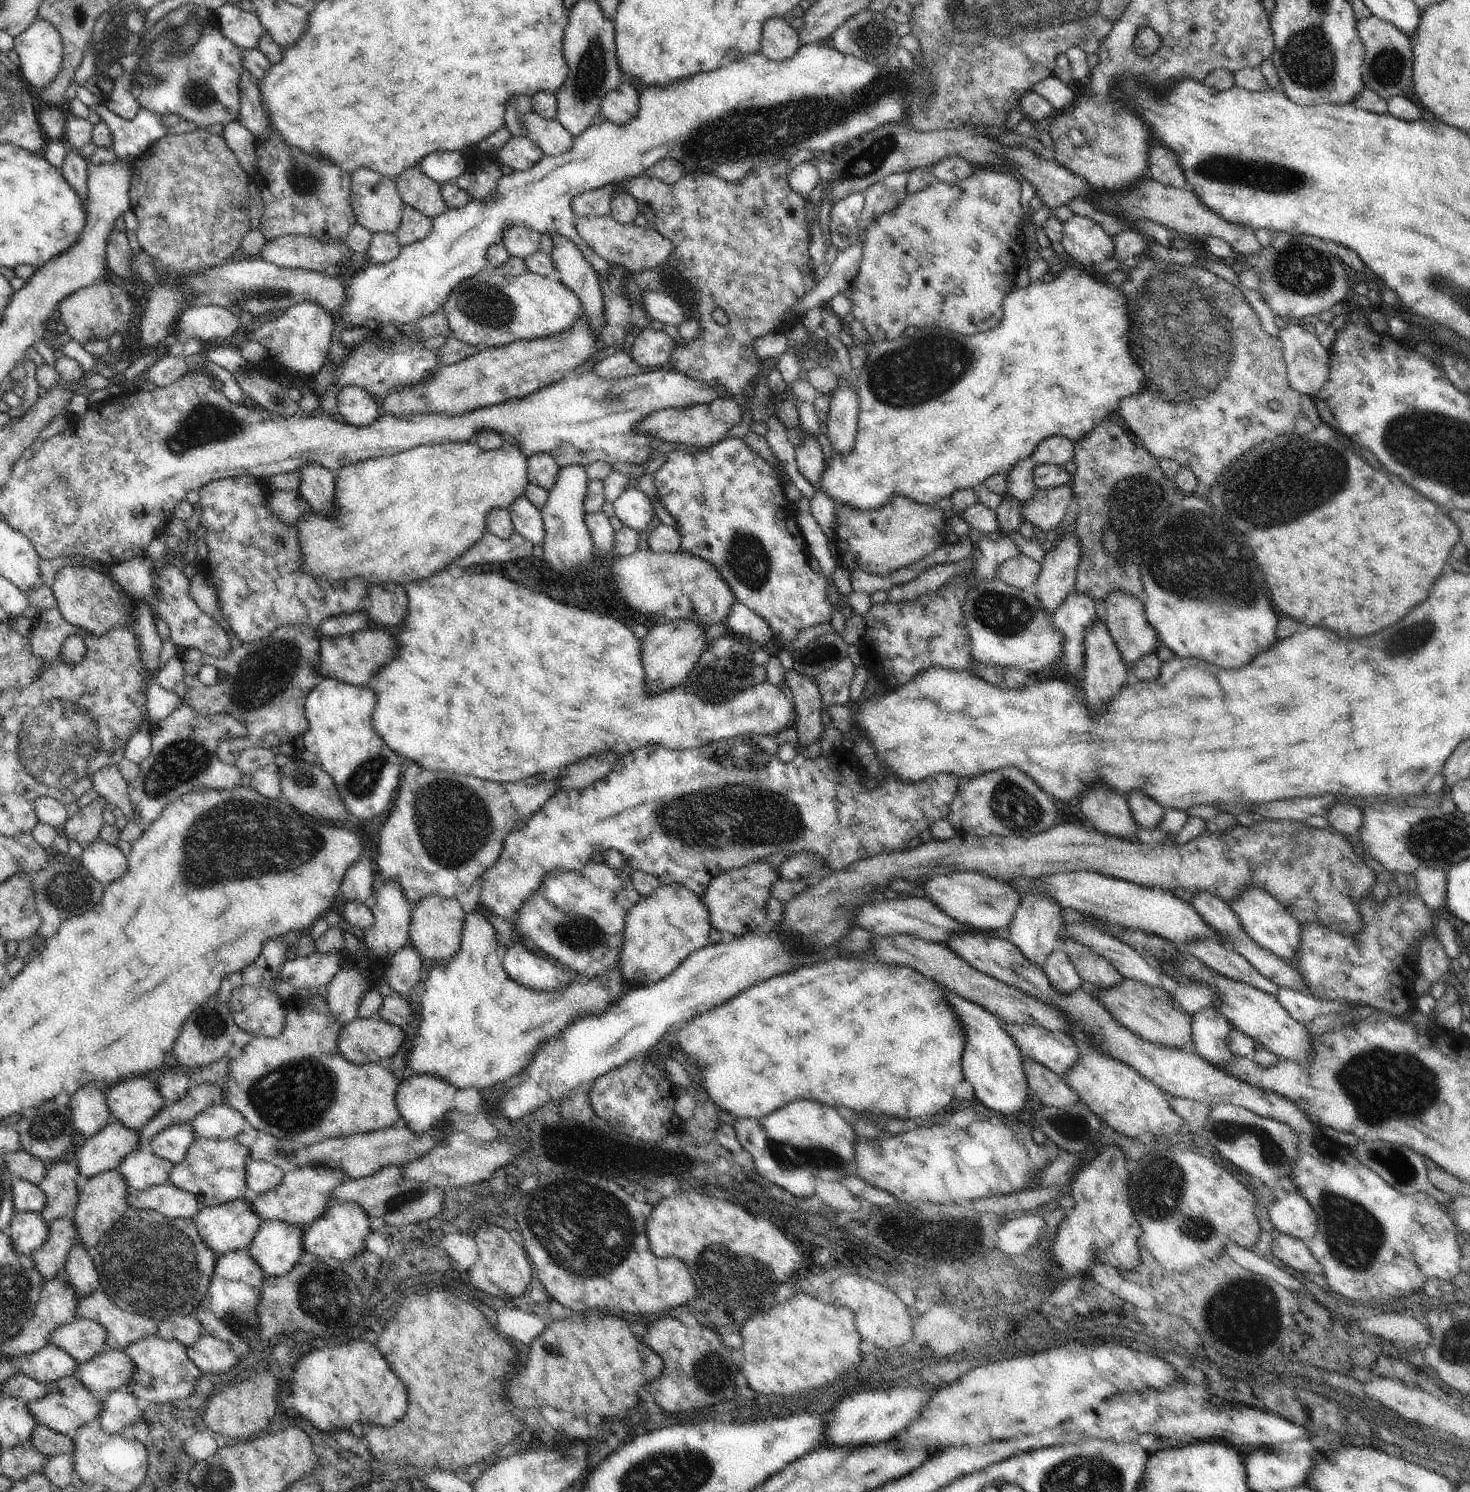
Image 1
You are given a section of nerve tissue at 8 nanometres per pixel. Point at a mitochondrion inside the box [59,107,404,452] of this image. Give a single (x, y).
(249, 293)

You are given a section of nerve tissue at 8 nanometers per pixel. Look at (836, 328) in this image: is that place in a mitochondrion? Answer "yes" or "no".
no

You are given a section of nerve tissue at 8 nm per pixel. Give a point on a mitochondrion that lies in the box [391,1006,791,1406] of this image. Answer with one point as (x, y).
(564, 1206)

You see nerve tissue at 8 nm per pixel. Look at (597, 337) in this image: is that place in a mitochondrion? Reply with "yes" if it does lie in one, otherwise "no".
no

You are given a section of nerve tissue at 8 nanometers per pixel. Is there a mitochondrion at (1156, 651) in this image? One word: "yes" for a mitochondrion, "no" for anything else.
no

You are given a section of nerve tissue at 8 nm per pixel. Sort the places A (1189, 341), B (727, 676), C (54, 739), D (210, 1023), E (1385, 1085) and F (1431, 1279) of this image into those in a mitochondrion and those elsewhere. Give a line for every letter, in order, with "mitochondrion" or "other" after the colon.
A: mitochondrion
B: mitochondrion
C: mitochondrion
D: mitochondrion
E: mitochondrion
F: other

